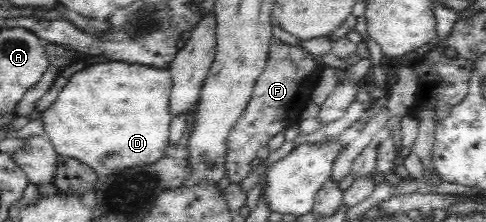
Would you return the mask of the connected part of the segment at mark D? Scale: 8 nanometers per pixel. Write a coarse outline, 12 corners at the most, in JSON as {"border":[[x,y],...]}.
{"border":[[96,63],[44,112],[101,179],[171,153],[169,69]]}

